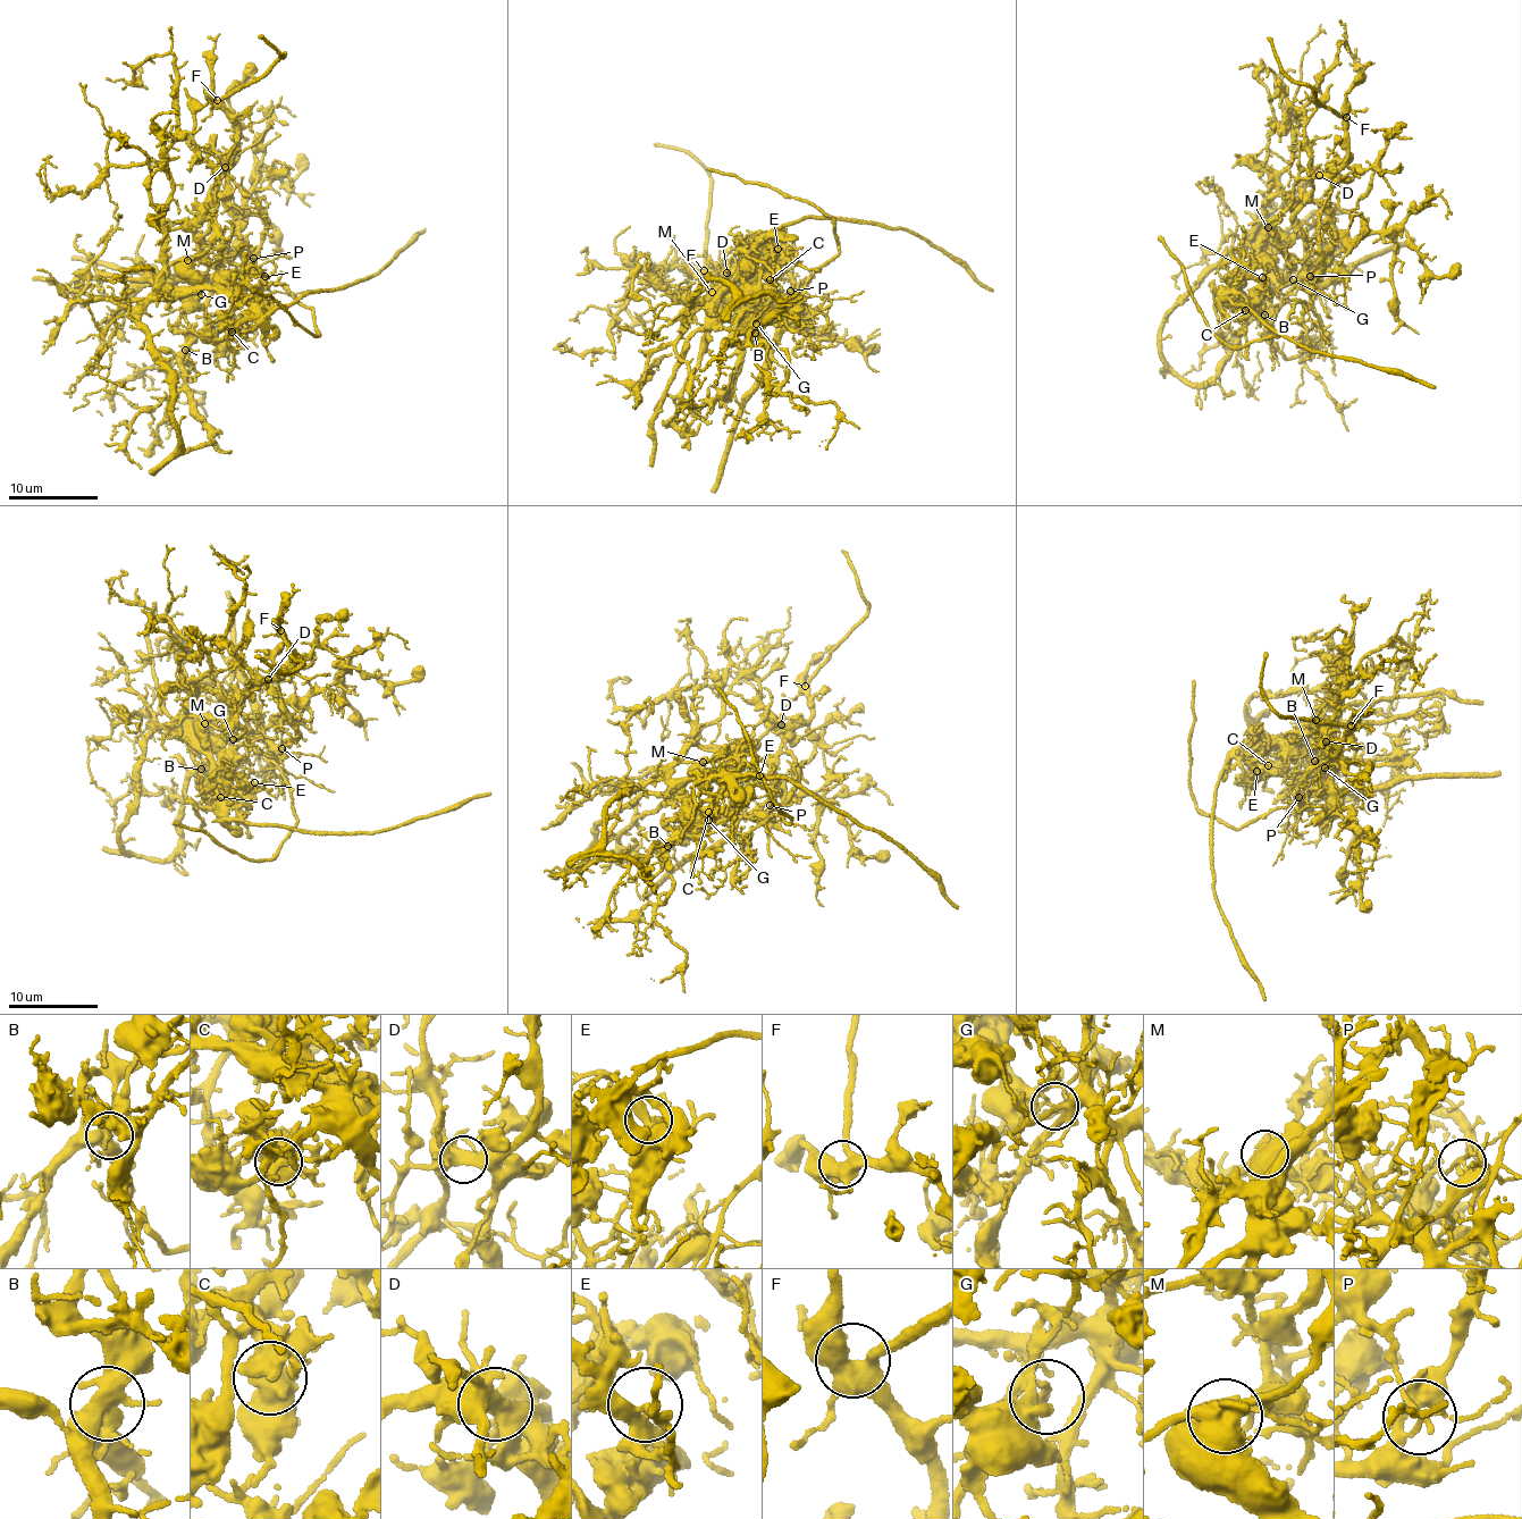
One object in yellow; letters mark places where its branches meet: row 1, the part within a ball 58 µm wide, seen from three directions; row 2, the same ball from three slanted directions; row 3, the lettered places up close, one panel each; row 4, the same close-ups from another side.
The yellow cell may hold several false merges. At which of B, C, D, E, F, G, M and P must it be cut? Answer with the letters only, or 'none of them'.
B, D, G, M, P

